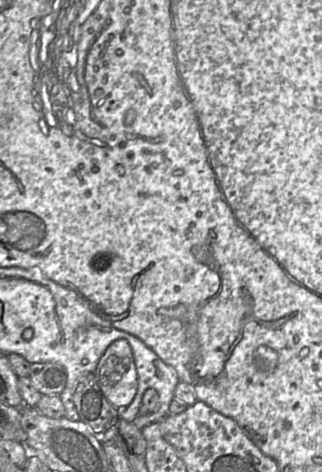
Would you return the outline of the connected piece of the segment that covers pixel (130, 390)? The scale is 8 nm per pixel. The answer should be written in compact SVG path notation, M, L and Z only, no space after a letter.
M118 339L108 346L94 374L105 397L119 411L133 401L137 393L137 371L127 340Z

